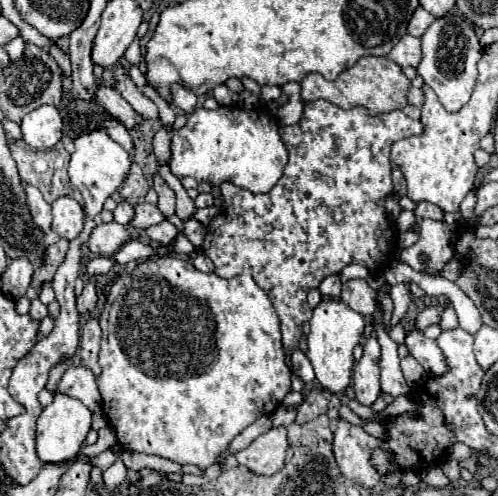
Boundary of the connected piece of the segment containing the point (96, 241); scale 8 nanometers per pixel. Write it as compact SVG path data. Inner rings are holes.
M110 221L110 223L100 223L94 227L90 239L88 239L88 249L94 255L100 257L110 257L114 255L126 241L130 239L130 233L124 225Z

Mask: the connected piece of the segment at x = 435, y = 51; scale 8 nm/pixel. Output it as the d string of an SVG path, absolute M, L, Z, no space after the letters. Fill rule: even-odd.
M458 11L438 17L422 35L422 61L416 71L424 79L424 83L428 83L436 91L446 111L458 111L464 103L468 103L478 75L476 65L480 61L480 53L482 45L474 25L470 21L464 21Z

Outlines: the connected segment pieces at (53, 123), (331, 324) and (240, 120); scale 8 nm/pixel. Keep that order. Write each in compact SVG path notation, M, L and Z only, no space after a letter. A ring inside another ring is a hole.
M42 105L28 115L22 123L22 139L32 149L52 149L62 137L62 117L56 107Z
M322 299L314 309L310 319L310 335L308 335L308 359L314 367L316 379L320 385L332 393L342 393L351 384L352 369L355 364L354 347L360 343L364 333L364 317L352 311L346 303L338 299Z
M198 107L188 117L186 125L182 129L176 129L170 141L170 169L172 173L182 177L194 177L196 181L206 181L210 185L222 185L224 181L234 183L240 189L252 191L252 193L268 193L276 181L284 173L284 165L288 163L288 151L278 135L278 123L272 121L272 117L264 111L244 111L240 107L218 107L216 111L208 111L204 107Z

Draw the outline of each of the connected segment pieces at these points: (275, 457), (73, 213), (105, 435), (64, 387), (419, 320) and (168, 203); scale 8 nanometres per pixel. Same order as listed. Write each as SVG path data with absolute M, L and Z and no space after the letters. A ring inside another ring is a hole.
M276 427L254 439L250 447L242 449L234 457L238 465L244 465L258 475L274 475L276 471L282 469L286 451L288 451L286 427Z
M60 197L52 203L52 231L64 239L76 239L84 225L84 209L72 197Z
M108 425L98 431L97 442L91 446L82 447L81 452L89 457L93 457L106 449L110 449L110 447L116 444L116 441L117 439L114 430Z
M72 365L58 383L58 391L68 391L70 397L80 399L90 411L100 409L100 391L96 387L96 377L84 365Z
M438 305L438 307L426 307L424 311L418 313L414 327L416 327L418 331L424 331L428 325L438 323L438 321L440 321L440 311L442 311L442 305Z
M156 173L154 175L154 191L158 193L158 209L164 213L164 217L170 217L174 213L174 191L166 185L166 181Z

